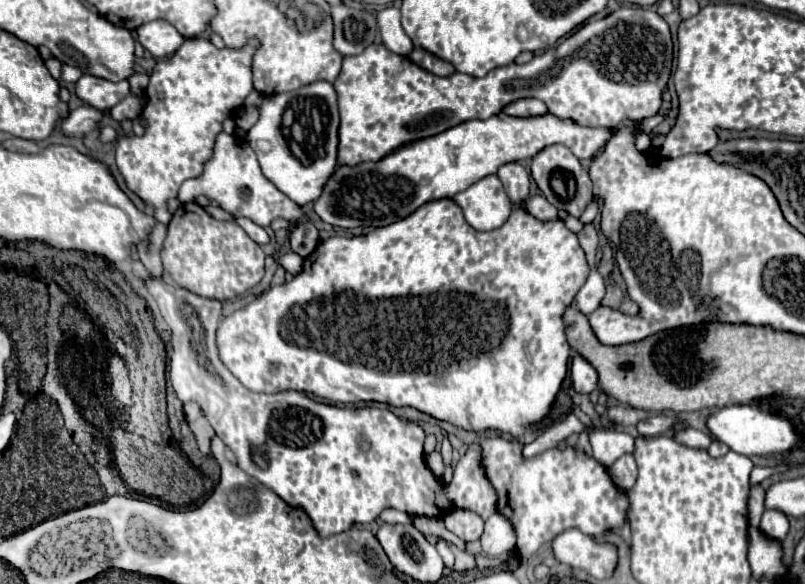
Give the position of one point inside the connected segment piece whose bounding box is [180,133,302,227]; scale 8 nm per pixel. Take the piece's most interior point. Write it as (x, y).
(232, 178)

